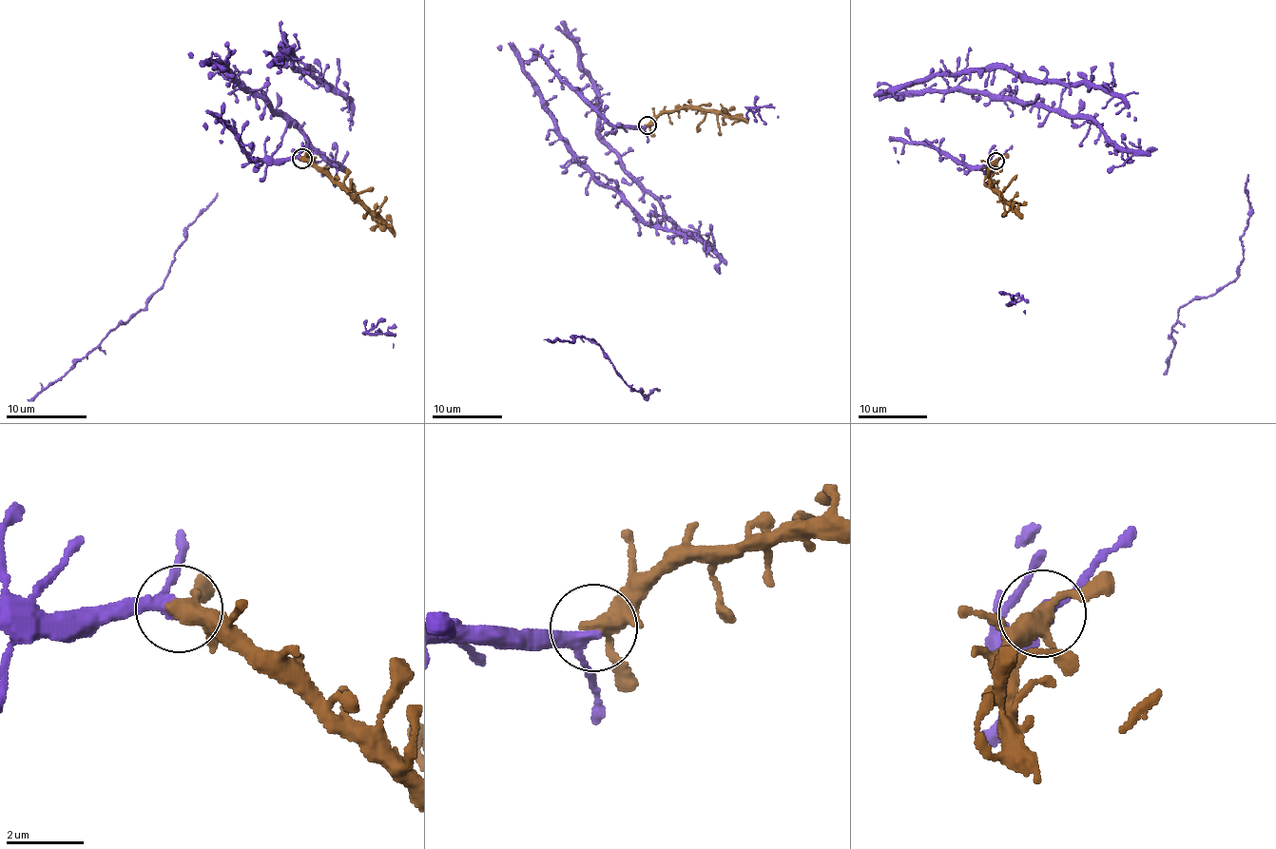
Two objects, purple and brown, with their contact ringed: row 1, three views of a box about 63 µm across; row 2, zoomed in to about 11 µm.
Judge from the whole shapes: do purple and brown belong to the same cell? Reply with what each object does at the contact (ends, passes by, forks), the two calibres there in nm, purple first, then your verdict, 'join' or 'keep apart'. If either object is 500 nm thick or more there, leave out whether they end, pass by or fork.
purple passes by; brown forks; calibres 280 and 300 nm; join

